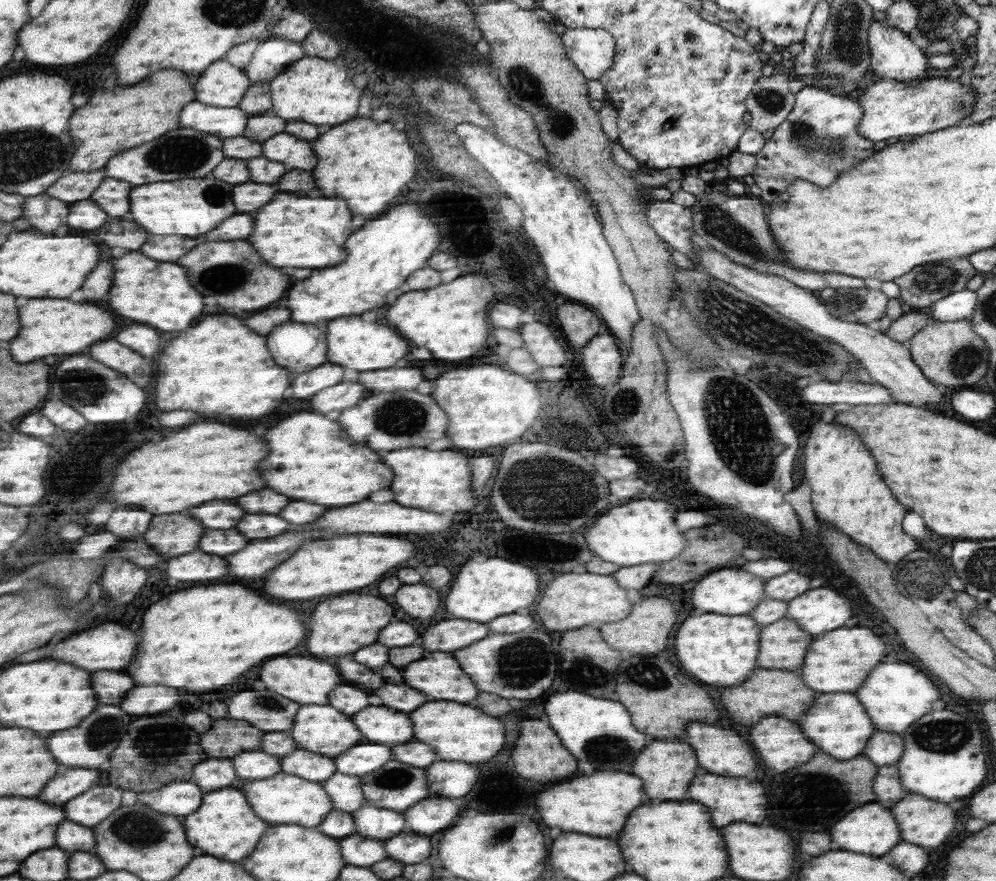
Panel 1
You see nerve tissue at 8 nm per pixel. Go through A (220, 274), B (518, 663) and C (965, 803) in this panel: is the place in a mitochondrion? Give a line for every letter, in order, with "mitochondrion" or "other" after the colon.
A: mitochondrion
B: mitochondrion
C: other

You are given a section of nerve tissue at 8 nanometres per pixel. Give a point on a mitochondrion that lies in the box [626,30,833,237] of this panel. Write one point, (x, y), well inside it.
(770, 101)

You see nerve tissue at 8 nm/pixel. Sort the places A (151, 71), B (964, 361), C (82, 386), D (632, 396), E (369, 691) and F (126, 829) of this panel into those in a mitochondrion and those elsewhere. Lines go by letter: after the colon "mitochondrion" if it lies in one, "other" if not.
A: other
B: mitochondrion
C: mitochondrion
D: mitochondrion
E: other
F: mitochondrion

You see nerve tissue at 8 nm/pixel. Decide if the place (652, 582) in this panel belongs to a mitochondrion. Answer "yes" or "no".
no

